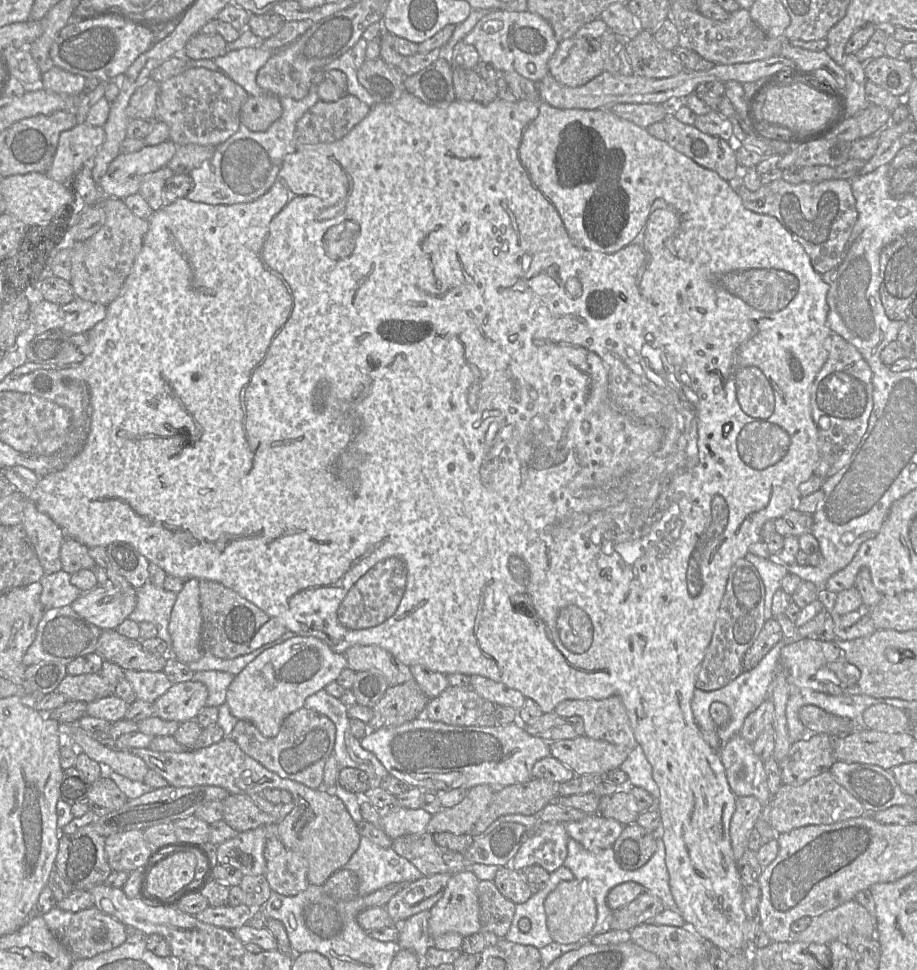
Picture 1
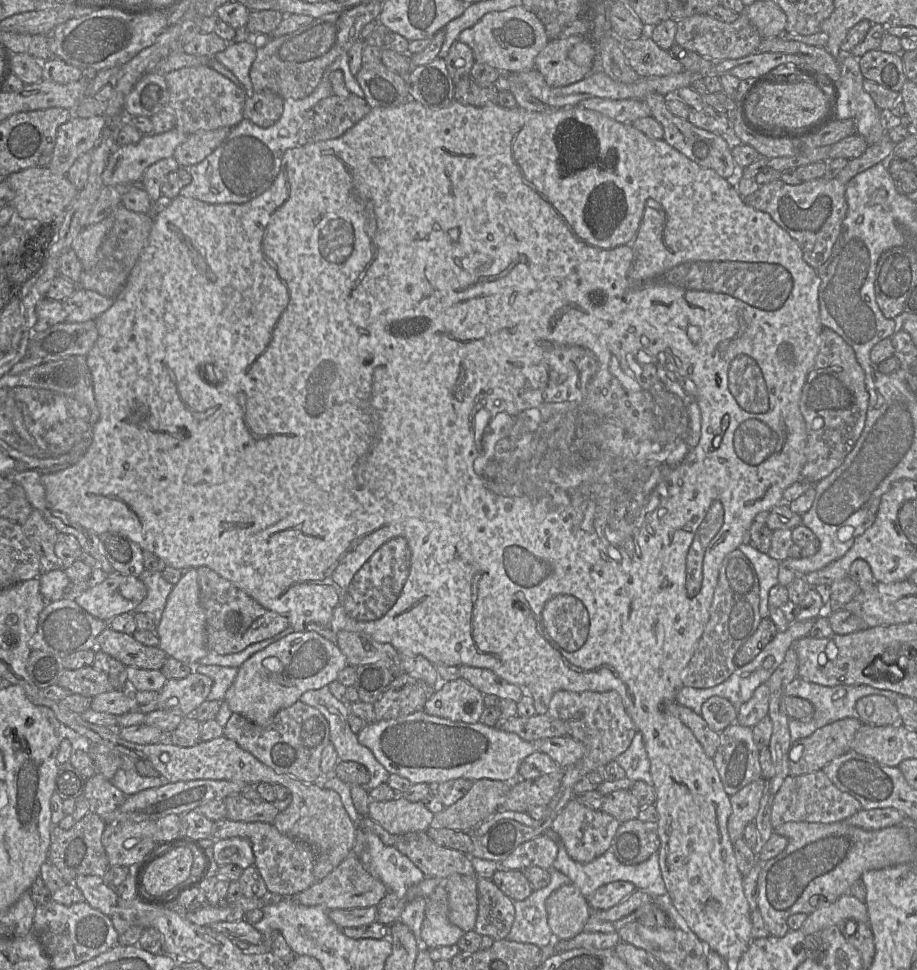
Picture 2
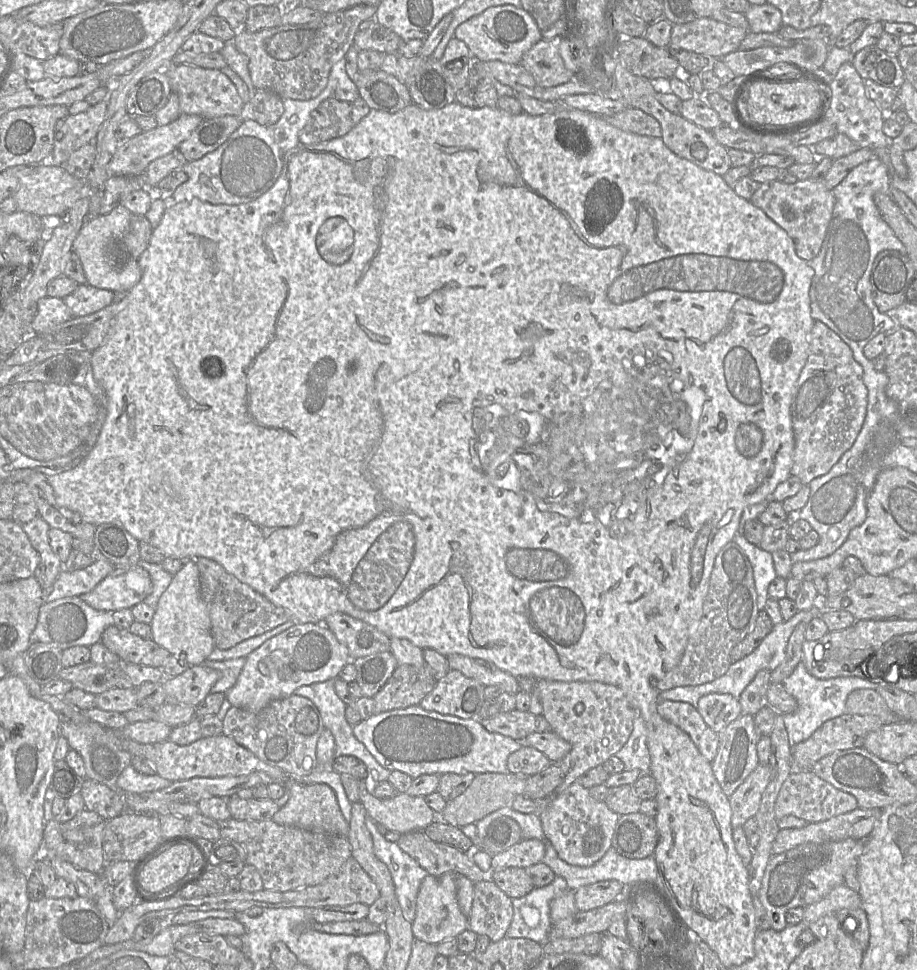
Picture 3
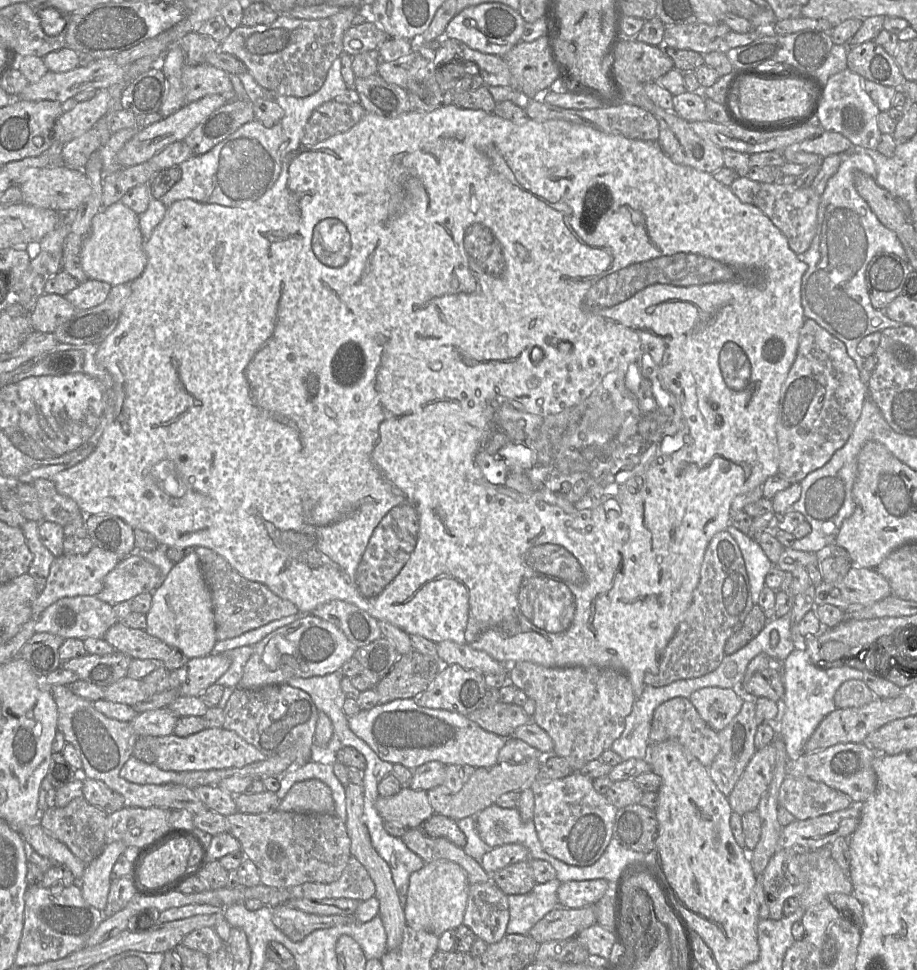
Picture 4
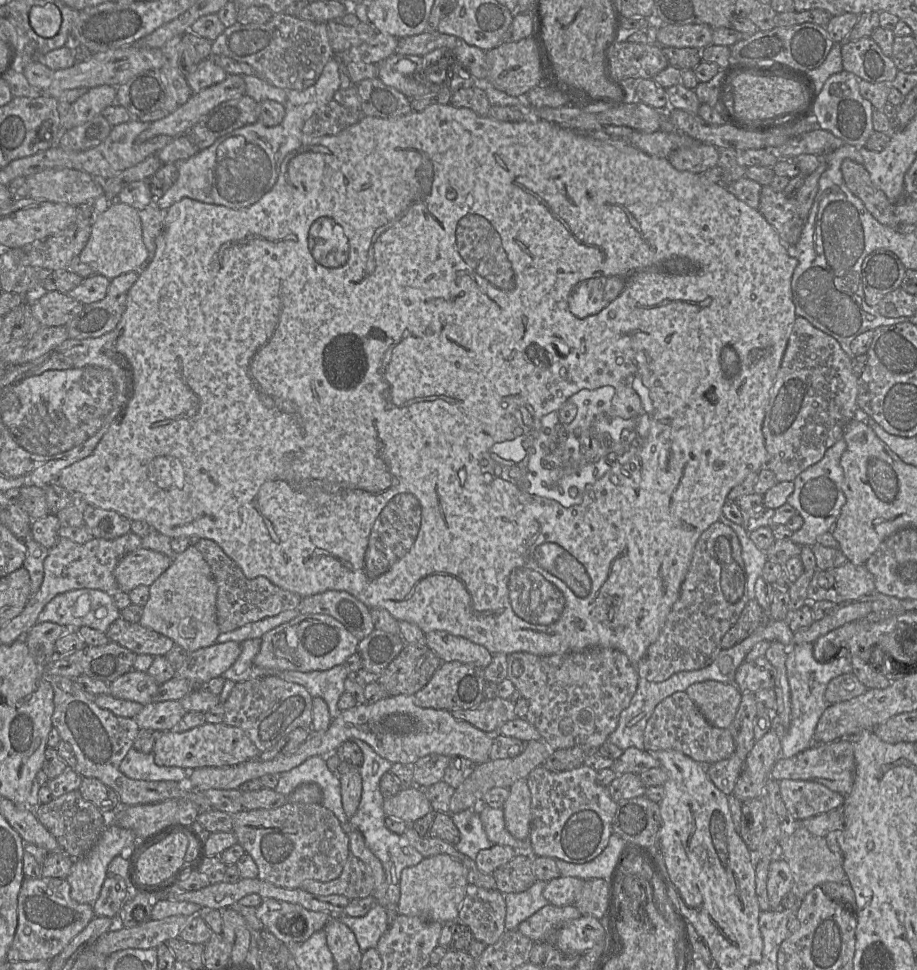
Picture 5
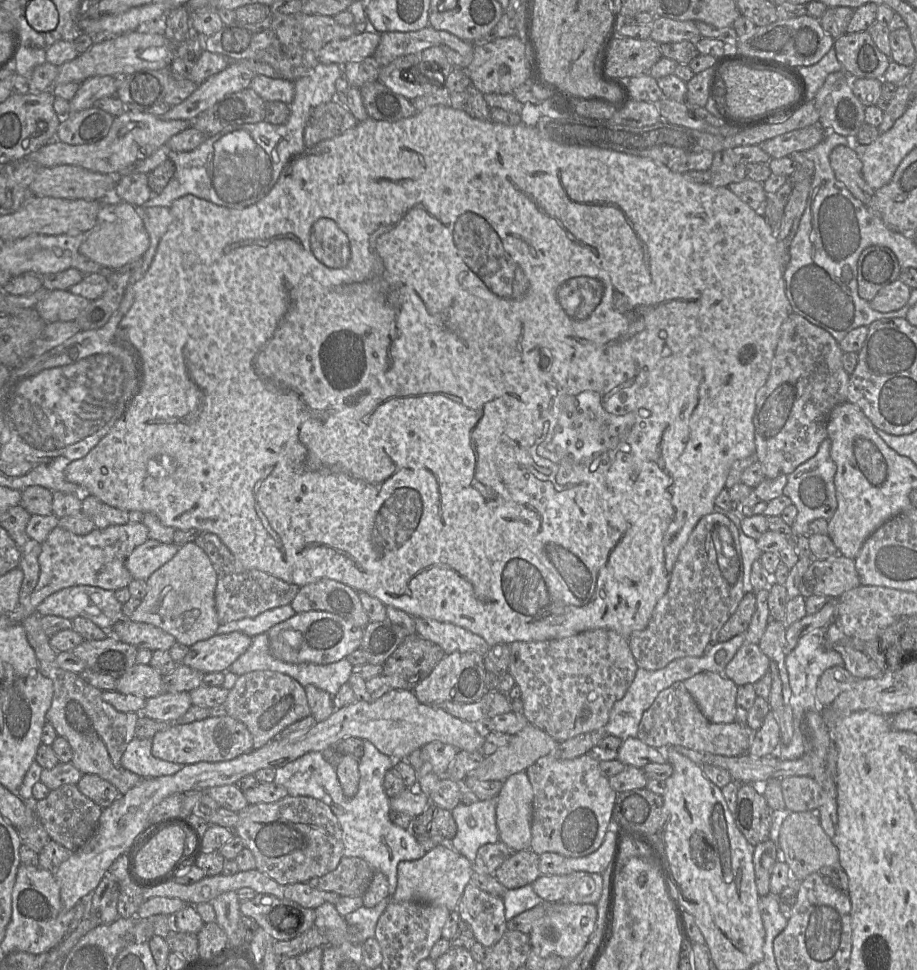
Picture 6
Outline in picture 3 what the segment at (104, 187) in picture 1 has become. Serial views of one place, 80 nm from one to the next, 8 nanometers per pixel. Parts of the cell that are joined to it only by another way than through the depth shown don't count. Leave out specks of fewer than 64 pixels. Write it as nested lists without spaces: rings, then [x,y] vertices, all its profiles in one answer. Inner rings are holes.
[[[180,114],[176,120],[167,125],[142,131],[137,136],[120,142],[108,165],[109,175],[139,175],[144,173],[152,161],[178,148],[203,120],[204,118],[200,115]]]

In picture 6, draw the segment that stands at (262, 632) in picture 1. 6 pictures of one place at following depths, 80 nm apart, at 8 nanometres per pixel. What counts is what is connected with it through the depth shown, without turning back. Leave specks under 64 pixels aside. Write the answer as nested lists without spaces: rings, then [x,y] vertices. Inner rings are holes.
[[[202,532],[194,541],[209,557],[216,573],[215,603],[220,624],[257,615],[291,604],[300,587],[258,569],[247,569],[212,532]]]

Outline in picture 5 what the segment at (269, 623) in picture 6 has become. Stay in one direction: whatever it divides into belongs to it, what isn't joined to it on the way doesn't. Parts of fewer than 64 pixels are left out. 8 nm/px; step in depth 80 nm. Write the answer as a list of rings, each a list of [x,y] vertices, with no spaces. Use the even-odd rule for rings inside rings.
[[[298,609],[286,610],[277,615],[248,623],[236,630],[225,633],[220,632],[217,642],[224,643],[228,641],[236,641],[242,643],[248,639],[261,638],[266,632],[281,624],[289,622],[299,614],[301,613]]]

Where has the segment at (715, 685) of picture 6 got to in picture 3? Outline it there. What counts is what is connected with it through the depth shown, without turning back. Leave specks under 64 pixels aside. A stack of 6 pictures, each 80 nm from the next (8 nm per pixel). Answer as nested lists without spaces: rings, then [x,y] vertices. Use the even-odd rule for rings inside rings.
[[[711,693],[702,696],[697,711],[714,732],[719,733],[742,715],[739,699],[730,694]]]

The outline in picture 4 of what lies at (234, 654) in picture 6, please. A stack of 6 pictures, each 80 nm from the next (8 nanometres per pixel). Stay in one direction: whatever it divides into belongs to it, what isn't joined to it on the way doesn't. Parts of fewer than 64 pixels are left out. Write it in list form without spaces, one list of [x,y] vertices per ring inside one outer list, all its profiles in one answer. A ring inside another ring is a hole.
[[[209,654],[191,658],[179,669],[170,672],[170,689],[178,696],[198,696],[229,669],[230,659],[226,654]]]

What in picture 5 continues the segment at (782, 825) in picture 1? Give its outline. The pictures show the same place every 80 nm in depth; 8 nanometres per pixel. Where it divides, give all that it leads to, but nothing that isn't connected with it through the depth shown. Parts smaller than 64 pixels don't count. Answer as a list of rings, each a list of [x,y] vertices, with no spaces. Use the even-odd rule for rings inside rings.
[[[783,779],[779,782],[782,800],[794,820],[841,809],[845,796],[830,790],[823,784],[807,780]]]

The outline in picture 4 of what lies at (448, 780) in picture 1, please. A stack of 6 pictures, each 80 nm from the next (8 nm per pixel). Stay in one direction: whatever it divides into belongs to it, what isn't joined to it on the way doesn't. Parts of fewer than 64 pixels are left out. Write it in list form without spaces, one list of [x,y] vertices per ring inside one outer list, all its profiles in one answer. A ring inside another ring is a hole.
[[[396,699],[386,704],[378,704],[370,710],[361,710],[348,717],[353,733],[365,741],[383,761],[401,764],[410,770],[430,762],[438,761],[444,765],[470,765],[475,768],[491,767],[498,763],[498,753],[507,738],[485,731],[466,716],[448,710],[431,709],[418,706],[414,699]]]

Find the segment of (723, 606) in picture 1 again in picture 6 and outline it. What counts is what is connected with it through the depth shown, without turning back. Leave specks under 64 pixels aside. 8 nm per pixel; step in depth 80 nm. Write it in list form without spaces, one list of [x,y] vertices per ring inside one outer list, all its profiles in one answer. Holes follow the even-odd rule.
[[[714,511],[698,521],[681,549],[667,592],[657,602],[646,628],[628,638],[638,668],[655,671],[675,659],[703,656],[719,642],[719,631],[744,594],[738,529],[727,516]]]

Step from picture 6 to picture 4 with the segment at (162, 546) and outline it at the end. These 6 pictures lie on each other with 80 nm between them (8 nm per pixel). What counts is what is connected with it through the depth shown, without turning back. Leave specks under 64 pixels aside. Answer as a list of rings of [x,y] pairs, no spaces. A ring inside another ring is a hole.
[[[134,552],[116,565],[103,580],[103,589],[96,596],[111,606],[130,601],[140,593],[152,593],[162,583],[159,568],[138,552]]]

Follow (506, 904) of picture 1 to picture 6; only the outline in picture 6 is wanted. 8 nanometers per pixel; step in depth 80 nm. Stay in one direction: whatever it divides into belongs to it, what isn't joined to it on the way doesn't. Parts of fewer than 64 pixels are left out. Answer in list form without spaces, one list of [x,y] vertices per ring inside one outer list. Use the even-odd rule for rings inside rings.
[[[471,882],[466,885],[457,910],[471,926],[476,941],[485,948],[496,944],[507,930],[502,898],[480,890]]]

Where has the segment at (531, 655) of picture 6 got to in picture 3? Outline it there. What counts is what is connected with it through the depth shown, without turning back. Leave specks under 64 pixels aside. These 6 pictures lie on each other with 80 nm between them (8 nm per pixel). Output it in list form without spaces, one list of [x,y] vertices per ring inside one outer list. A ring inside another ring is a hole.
[[[526,676],[519,677],[517,680],[521,691],[540,698],[543,707],[542,716],[549,722],[551,731],[571,745],[570,752],[559,762],[563,771],[563,780],[554,791],[554,796],[566,790],[588,770],[603,765],[607,759],[616,755],[633,731],[633,720],[638,712],[628,701],[624,692],[616,686],[595,681],[563,682]]]

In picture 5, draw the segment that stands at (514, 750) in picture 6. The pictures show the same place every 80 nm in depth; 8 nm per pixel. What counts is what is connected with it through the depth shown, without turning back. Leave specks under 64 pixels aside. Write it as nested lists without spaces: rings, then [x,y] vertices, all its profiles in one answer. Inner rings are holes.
[[[542,740],[525,743],[524,751],[514,758],[491,760],[477,765],[474,772],[455,790],[450,801],[450,813],[455,814],[476,808],[482,803],[484,794],[492,788],[510,788],[517,780],[526,779],[530,772],[544,764],[554,751]]]

